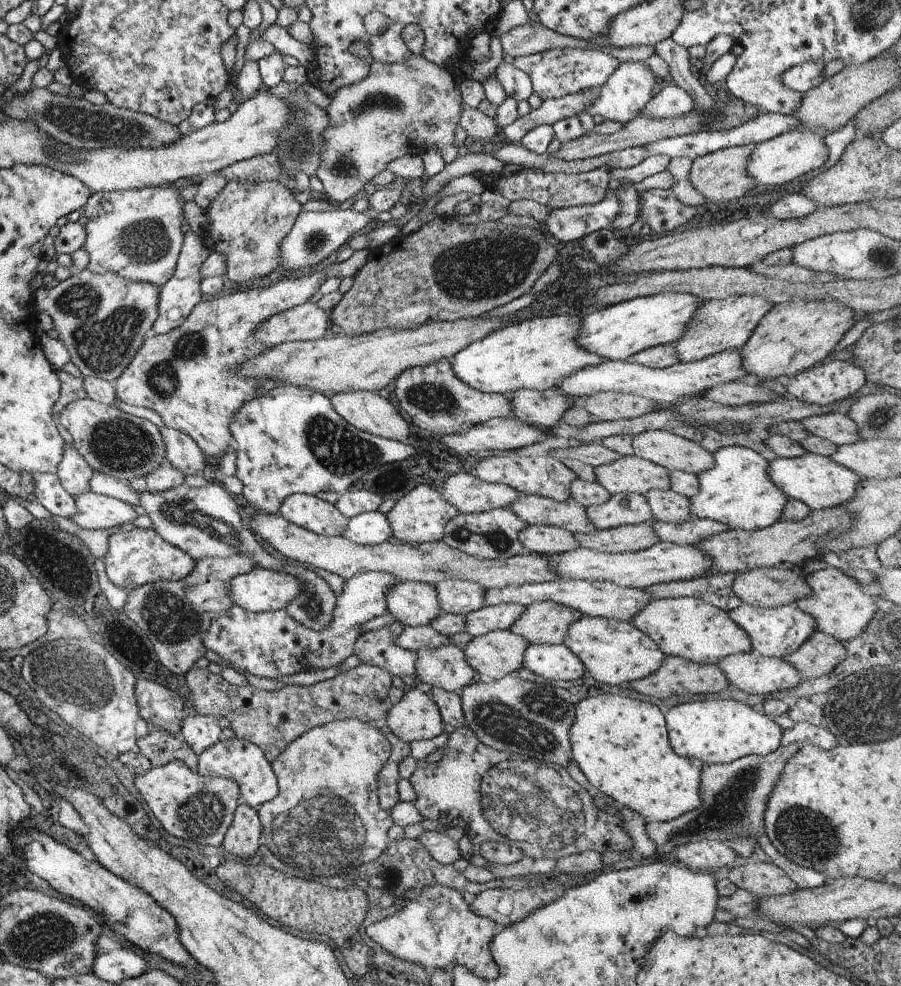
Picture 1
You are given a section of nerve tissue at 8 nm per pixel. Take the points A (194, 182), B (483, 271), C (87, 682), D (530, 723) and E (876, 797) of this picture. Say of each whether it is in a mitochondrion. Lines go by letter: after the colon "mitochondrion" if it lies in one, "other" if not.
A: other
B: mitochondrion
C: mitochondrion
D: mitochondrion
E: other

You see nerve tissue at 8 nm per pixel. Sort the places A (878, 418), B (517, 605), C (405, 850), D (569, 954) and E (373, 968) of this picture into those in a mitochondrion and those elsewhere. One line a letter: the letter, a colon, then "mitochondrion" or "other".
A: mitochondrion
B: other
C: other
D: other
E: other

